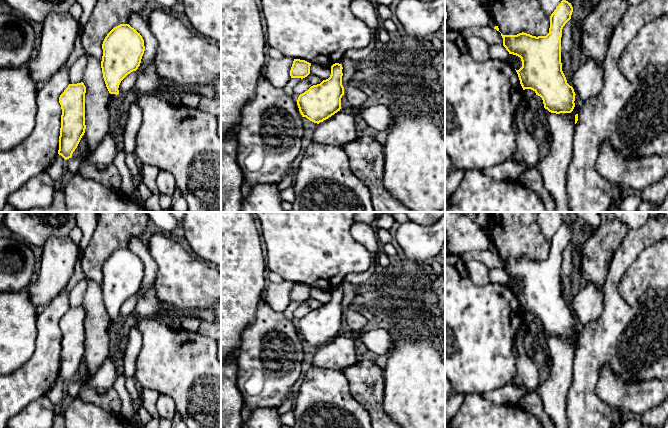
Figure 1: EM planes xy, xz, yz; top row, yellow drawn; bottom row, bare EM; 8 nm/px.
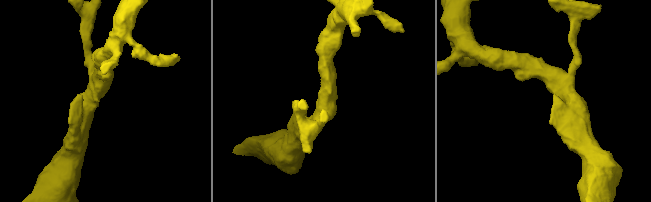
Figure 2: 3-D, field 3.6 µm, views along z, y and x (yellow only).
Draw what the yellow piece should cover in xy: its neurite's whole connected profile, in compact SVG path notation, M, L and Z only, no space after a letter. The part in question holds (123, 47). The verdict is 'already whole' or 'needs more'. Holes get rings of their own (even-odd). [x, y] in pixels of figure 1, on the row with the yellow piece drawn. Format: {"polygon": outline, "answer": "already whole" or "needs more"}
{"polygon": "M129 24L114 27L105 37L101 68L110 94L119 94L121 81L140 66L144 40Z", "answer": "already whole"}

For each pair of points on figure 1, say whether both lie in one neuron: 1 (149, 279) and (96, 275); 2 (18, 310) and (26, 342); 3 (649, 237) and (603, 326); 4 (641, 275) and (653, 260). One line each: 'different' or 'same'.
1: different
2: same
3: same
4: same

